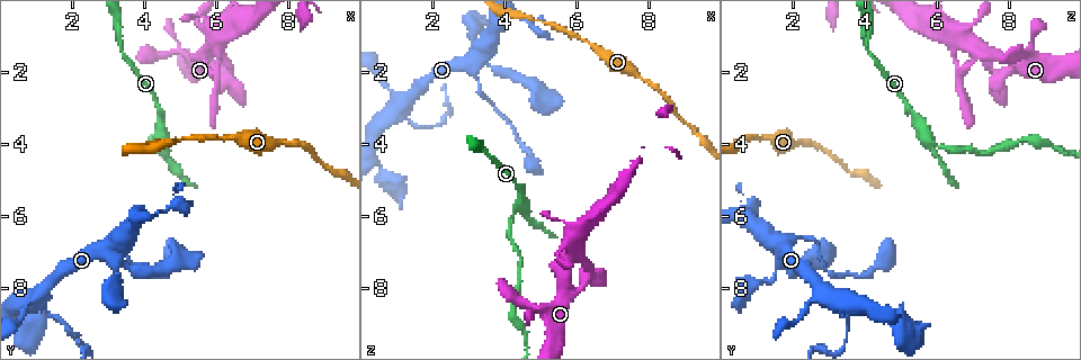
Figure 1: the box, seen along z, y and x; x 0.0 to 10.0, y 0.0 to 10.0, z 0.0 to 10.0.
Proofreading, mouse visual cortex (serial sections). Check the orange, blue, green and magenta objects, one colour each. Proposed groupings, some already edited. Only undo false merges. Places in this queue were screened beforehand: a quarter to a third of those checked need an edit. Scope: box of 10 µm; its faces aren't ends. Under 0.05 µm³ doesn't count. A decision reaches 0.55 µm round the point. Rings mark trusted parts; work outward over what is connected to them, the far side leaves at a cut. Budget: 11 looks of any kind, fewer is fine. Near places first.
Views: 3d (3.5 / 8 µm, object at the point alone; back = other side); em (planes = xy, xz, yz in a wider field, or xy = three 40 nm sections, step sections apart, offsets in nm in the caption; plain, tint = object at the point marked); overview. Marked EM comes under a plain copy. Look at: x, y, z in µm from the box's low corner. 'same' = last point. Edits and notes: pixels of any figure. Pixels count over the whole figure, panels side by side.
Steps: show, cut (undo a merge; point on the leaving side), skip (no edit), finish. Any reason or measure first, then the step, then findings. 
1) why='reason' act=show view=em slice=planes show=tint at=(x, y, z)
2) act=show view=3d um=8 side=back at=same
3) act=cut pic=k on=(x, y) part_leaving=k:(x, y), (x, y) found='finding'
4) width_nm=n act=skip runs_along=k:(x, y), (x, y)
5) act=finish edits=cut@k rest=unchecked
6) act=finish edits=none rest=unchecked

why='sudden change in width' act=show view=3d um=3.5 at=(1.45, 8.75, 3.40)

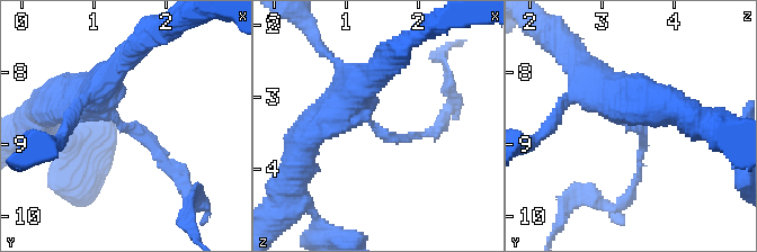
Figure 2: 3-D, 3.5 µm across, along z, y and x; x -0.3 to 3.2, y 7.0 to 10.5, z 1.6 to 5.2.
why='need the tissue' act=show view=em slice=xy step=5 show=tint at=(1.45, 8.80, 3.40)

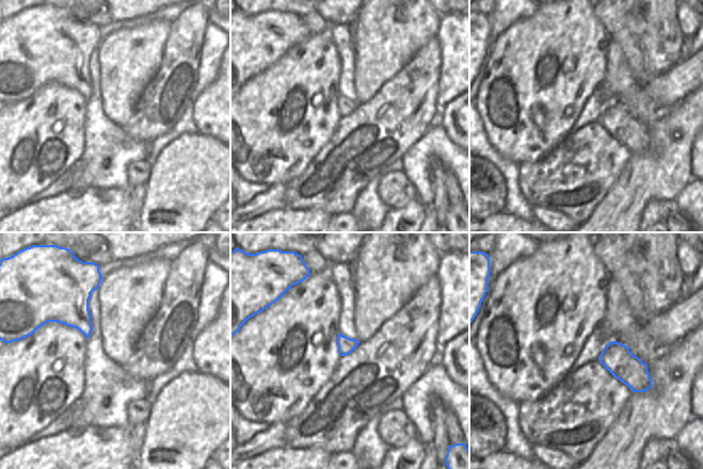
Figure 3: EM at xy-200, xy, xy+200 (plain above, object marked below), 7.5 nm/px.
arm_widths_nm=100,500 act=cut pic=2 on=(143, 138) part_leaving=2:(116, 119), (165, 158), (186, 196) found='two cells meet here'

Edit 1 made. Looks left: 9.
why='four arms meet' act=show view=3d um=8 at=(3.30, 6.55, 2.15)

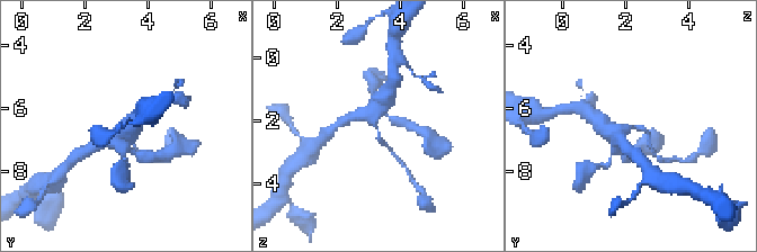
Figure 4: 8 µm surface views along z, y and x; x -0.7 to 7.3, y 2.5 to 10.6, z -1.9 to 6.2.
act=show view=3d um=3.5 at=same

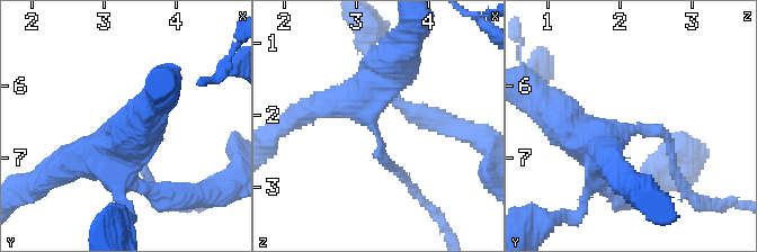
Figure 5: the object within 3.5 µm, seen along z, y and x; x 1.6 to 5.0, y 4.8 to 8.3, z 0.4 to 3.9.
arms=4 arm_widths_nm=150,400,400,600 act=show view=em slice=xy step=3 show=tint at=(3.25, 6.60, 2.20)

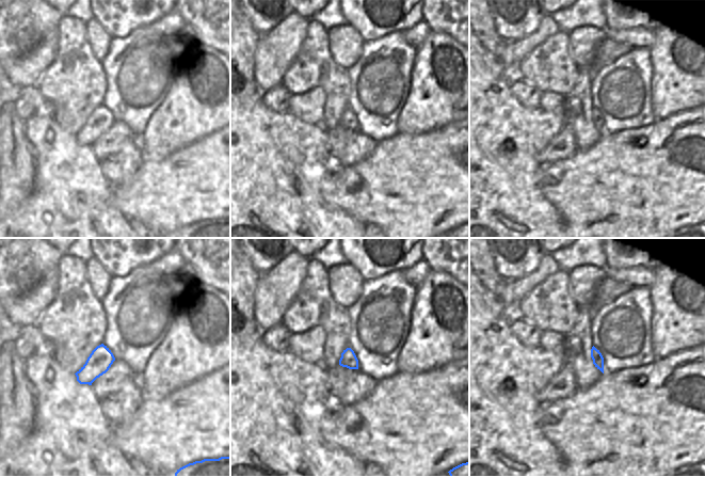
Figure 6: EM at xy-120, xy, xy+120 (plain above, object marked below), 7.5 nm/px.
act=skip runs_along=5:(322, 105), (356, 101), (398, 171) found='one cell here'

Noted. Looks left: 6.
why='arms part here' act=show view=3d um=3.5 at=(4.40, 3.85, 5.75)

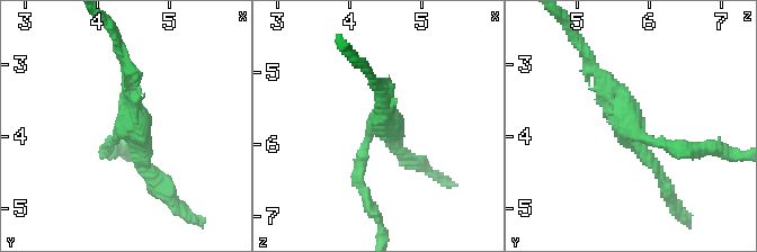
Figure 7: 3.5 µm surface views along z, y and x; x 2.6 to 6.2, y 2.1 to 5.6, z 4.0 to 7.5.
act=show view=em slice=xy step=3 show=tint at=(4.40, 3.80, 5.70)

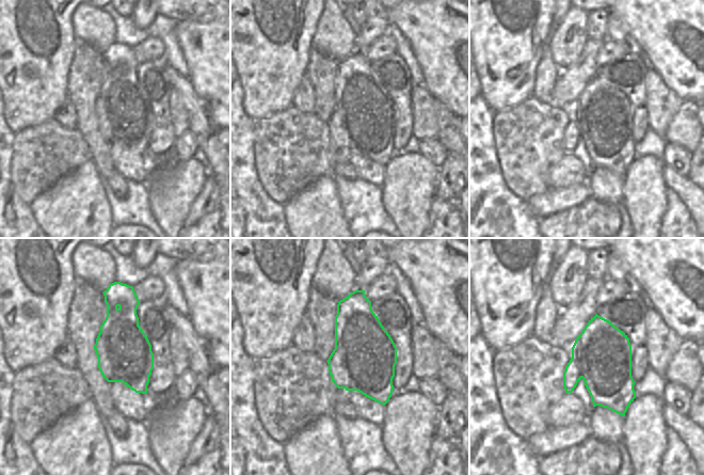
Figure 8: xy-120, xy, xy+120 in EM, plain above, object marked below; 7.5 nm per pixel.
act=show view=em slice=planes show=tint at=same

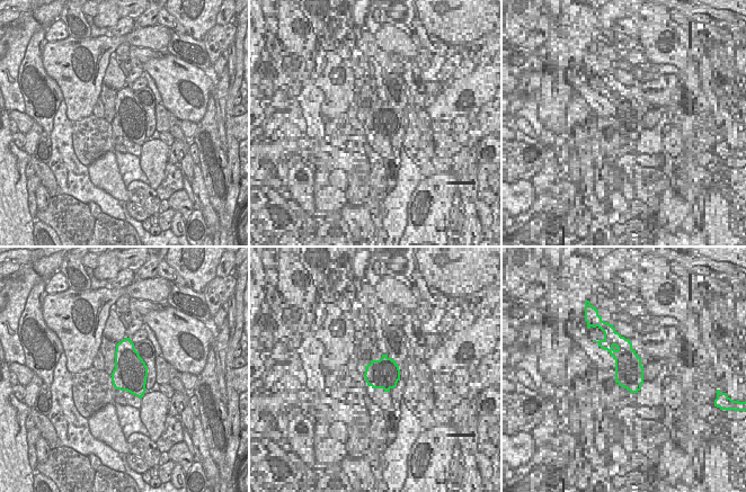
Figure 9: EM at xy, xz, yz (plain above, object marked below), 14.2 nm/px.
act=cut pic=7 on=(359, 171) found='two cells meet here'

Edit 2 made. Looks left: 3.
act=show view=3d um=3.5 at=(5.90, 1.40, 7.05)

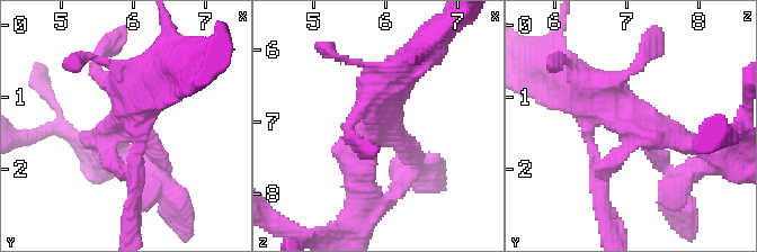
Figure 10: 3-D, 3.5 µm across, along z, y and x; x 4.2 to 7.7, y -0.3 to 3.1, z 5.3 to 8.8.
why='now the EM' act=show view=em slice=planes show=tint at=(5.90, 1.30, 7.00)

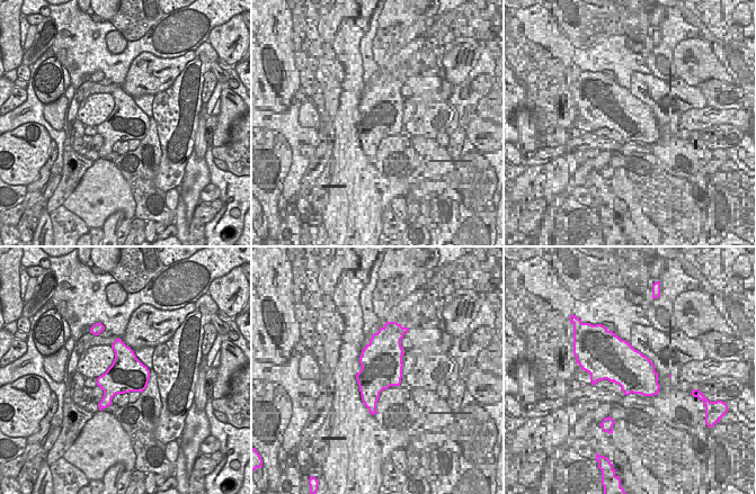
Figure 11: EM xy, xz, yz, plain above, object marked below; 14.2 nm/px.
act=skip runs_along=10:(688, 144), (637, 127), (573, 79) found='all the same cell'

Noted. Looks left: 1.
act=finish edits=cut@2,cut@7 rest=unchecked

